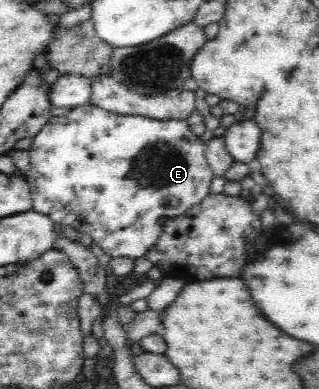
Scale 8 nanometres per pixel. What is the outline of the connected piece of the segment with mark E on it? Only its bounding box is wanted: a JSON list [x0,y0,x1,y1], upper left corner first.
[24,103,215,259]

